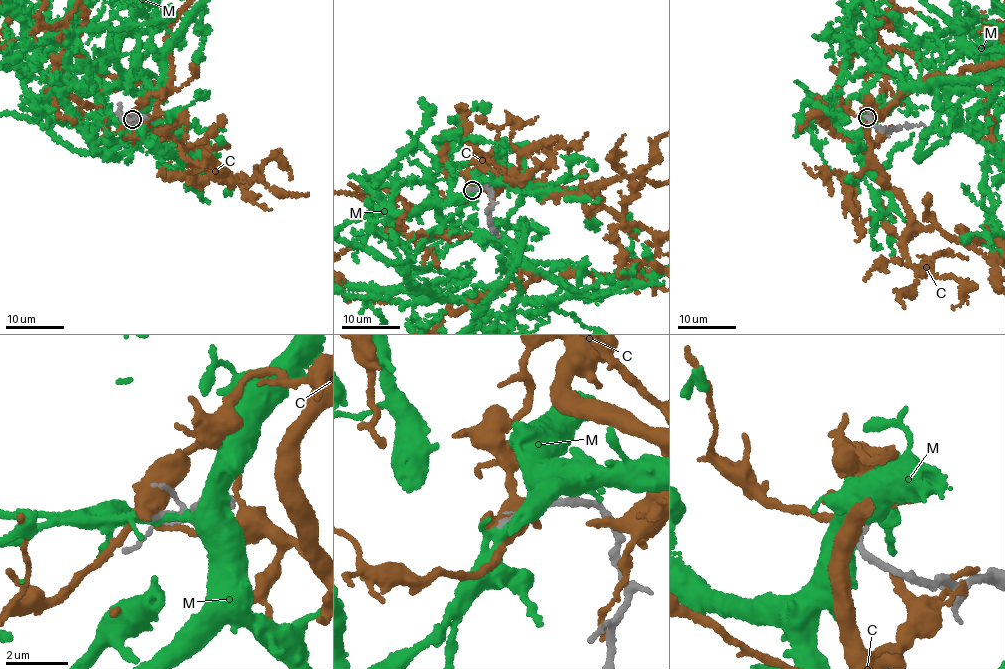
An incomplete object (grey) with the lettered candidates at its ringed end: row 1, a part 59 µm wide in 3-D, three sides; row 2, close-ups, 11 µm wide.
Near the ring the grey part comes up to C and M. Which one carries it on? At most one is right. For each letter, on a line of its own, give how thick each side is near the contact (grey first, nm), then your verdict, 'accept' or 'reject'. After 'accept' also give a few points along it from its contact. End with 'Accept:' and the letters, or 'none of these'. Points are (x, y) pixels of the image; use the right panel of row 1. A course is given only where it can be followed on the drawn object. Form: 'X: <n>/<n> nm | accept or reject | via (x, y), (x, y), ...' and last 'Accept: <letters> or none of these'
C: 190/550 nm | reject
M: 220/200 nm | accept
Accept: M

